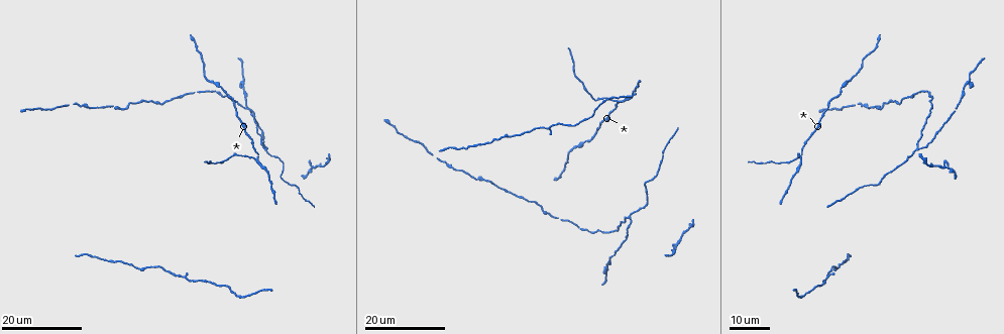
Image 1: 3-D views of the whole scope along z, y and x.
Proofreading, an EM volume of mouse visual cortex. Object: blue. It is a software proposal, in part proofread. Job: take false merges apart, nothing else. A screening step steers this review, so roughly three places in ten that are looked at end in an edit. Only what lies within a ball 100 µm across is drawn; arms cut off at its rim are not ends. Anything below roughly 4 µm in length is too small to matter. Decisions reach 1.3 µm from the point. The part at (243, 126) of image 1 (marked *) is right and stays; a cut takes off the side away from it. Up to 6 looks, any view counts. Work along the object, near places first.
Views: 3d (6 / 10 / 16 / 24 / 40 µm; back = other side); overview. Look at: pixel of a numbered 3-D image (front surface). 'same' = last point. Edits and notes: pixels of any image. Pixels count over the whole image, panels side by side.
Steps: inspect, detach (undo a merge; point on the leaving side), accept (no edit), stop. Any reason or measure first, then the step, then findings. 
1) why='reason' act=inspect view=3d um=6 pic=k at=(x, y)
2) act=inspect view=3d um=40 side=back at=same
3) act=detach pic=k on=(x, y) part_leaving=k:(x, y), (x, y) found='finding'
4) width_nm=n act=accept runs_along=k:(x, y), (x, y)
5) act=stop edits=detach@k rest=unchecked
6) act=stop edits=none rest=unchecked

act=inspect view=3d um=16 pic=1 at=(238, 120)

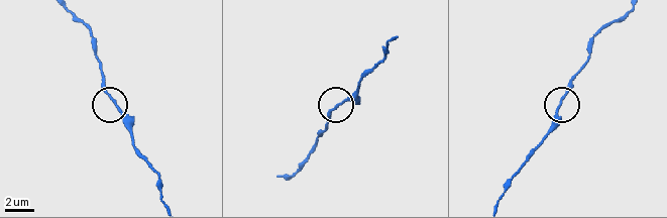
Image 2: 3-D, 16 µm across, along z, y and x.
act=inspect view=3d um=10 pic=2 at=(115, 102)

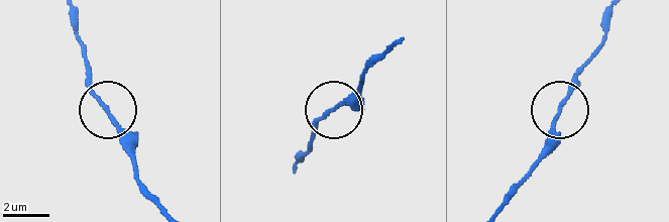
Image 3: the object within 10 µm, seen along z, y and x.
width_nm=150 act=accept runs_along=3:(544, 145), (582, 69) found='continuous, no second neuron'

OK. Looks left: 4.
why='two arms in line, one across' act=inspect view=3d um=24 pic=1 at=(802, 160)

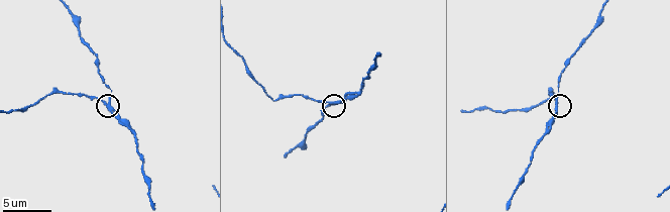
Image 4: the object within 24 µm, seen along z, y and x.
act=inspect view=3d um=6 pic=4 at=(104, 105)

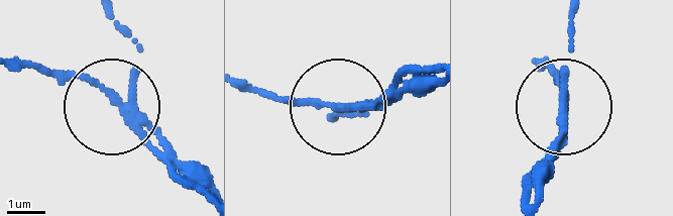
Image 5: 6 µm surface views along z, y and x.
act=accept runs_along=5:(107, 10), (139, 51), (123, 97), (30, 62) found='one neuron here'

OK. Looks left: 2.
why='two arms in line, one across' act=inspect view=3d um=24 pic=1 at=(180, 278)

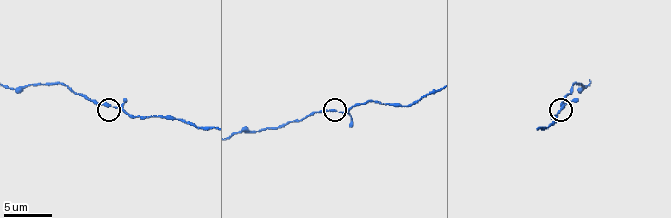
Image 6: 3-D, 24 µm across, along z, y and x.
act=inspect view=3d um=6 pic=6 at=(112, 108)

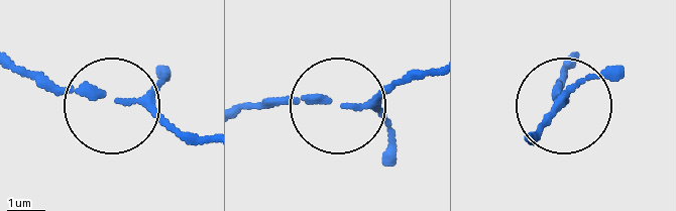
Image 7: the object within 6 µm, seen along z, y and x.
arms=3 act=accept runs_along=7:(430, 71), (352, 103), (246, 103) found='continuous, no second neuron'

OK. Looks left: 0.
act=stop edits=none rest=unchecked

